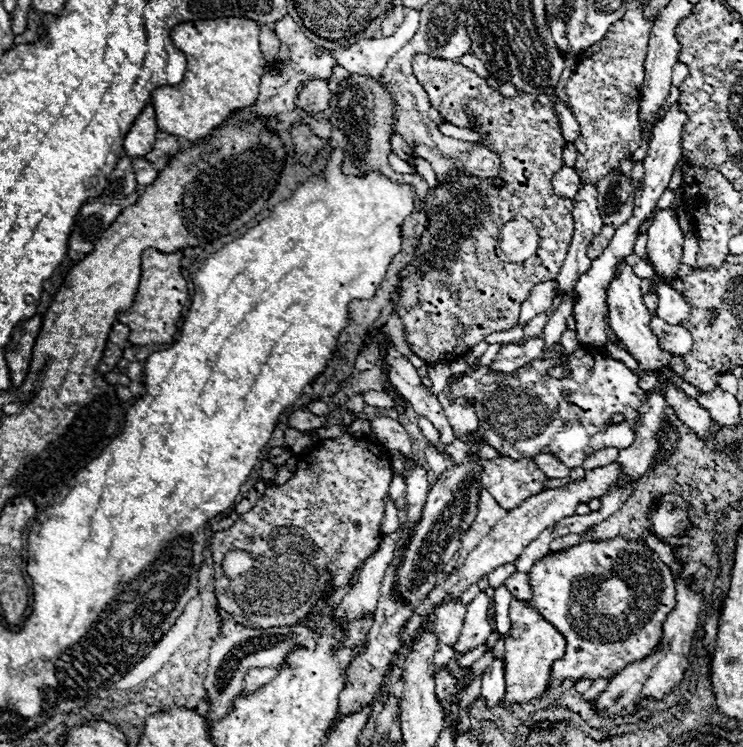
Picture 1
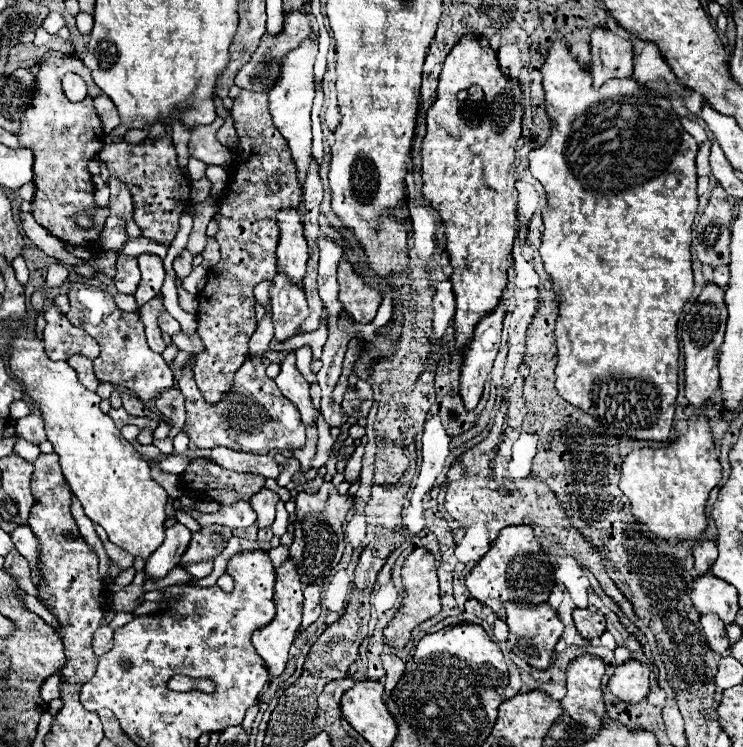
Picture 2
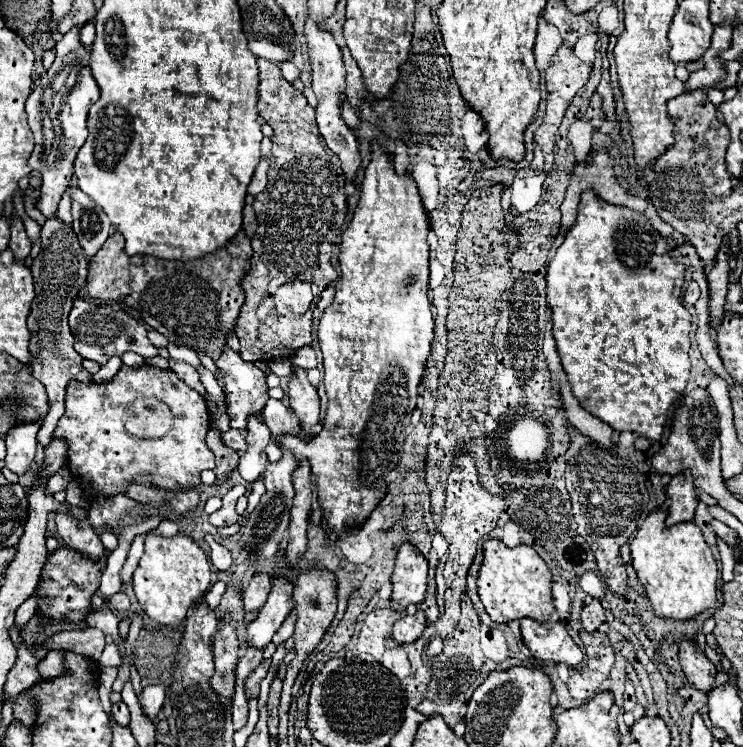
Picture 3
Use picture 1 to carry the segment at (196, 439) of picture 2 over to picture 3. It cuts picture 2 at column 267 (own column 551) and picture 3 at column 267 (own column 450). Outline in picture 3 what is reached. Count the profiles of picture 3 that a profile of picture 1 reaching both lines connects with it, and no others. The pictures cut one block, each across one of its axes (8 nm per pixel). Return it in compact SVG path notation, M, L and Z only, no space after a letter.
M230 346L222 348L222 356L214 360L222 378L222 390L224 390L224 402L226 402L226 412L230 418L230 428L246 430L248 418L256 416L264 408L264 400L268 400L268 384L266 384L266 374L254 366L254 362L246 362L234 352Z

